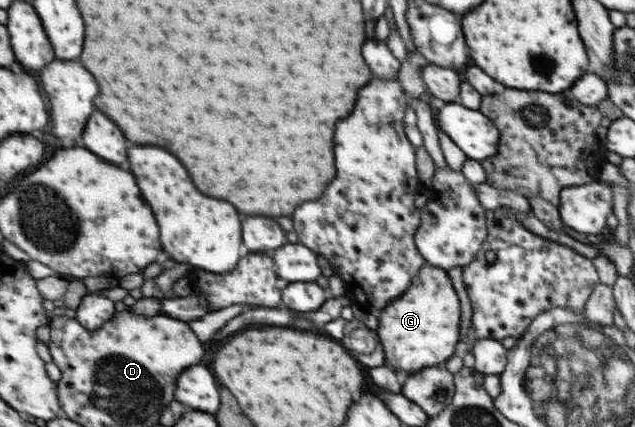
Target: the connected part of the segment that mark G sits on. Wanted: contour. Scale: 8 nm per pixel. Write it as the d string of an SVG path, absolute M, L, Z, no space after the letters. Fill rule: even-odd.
M426 264L418 272L417 278L410 284L409 290L394 299L395 304L389 304L383 314L379 316L379 338L385 348L385 360L391 364L397 372L409 375L425 367L442 365L455 354L457 342L459 342L459 326L461 326L461 308L459 308L459 296L447 276L447 271L434 265Z

